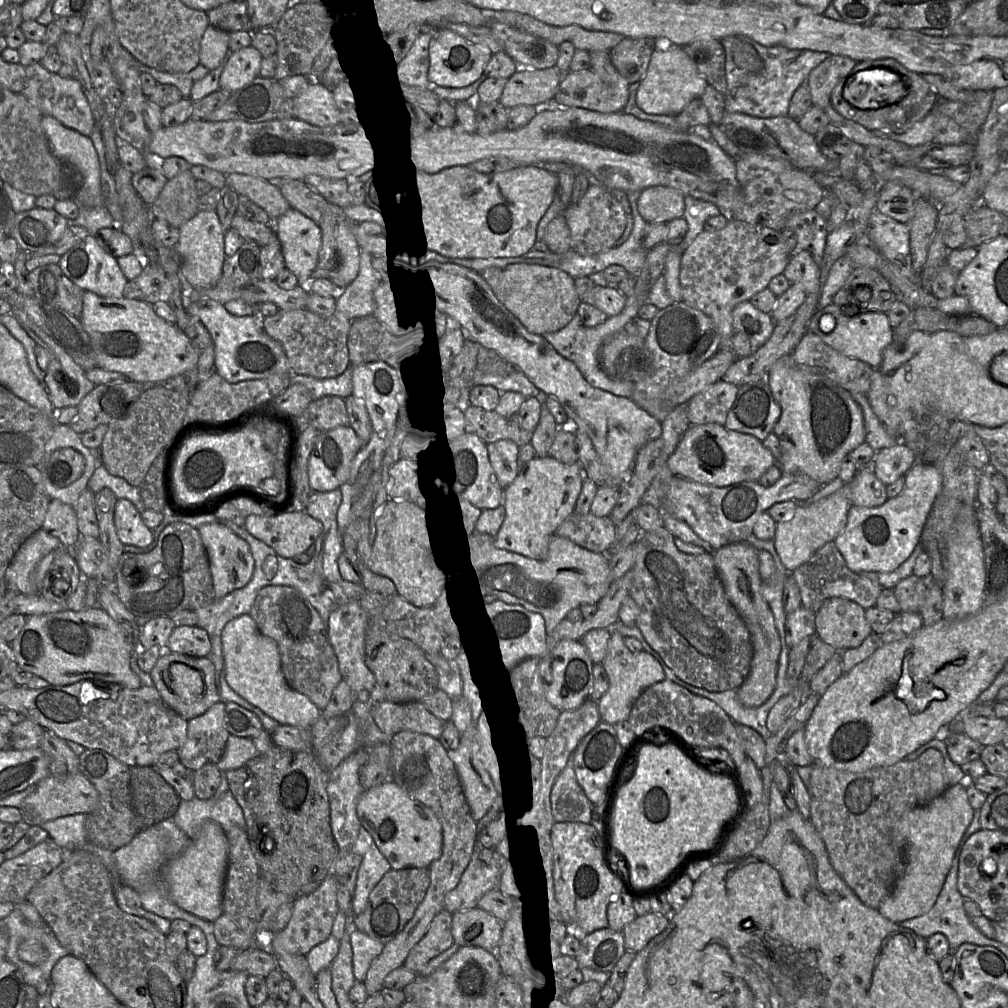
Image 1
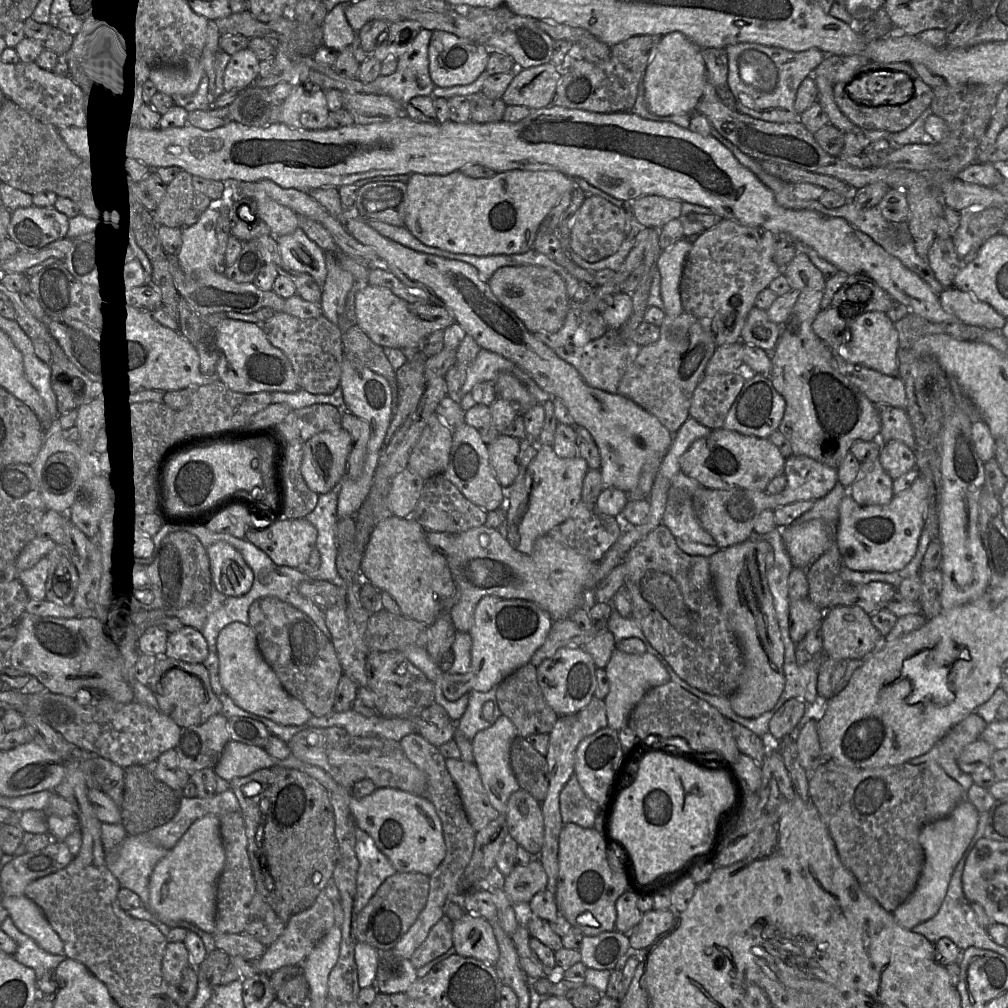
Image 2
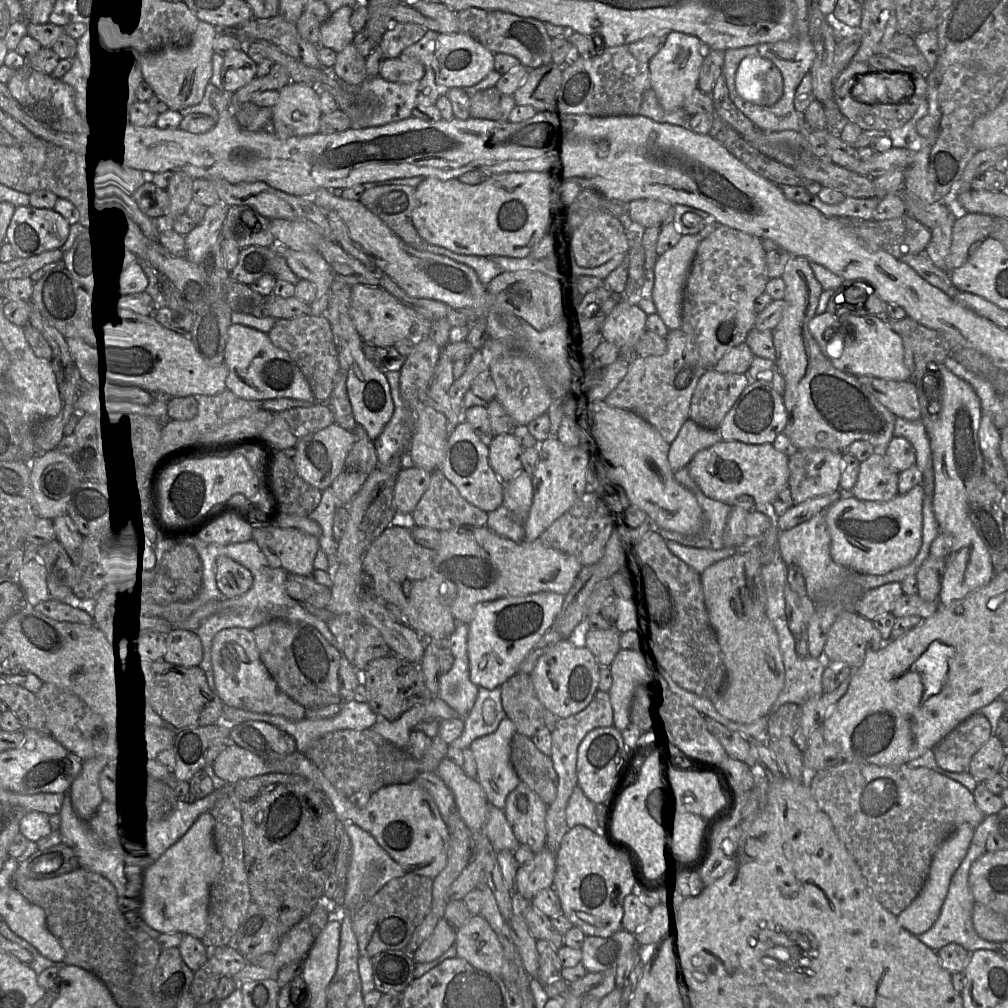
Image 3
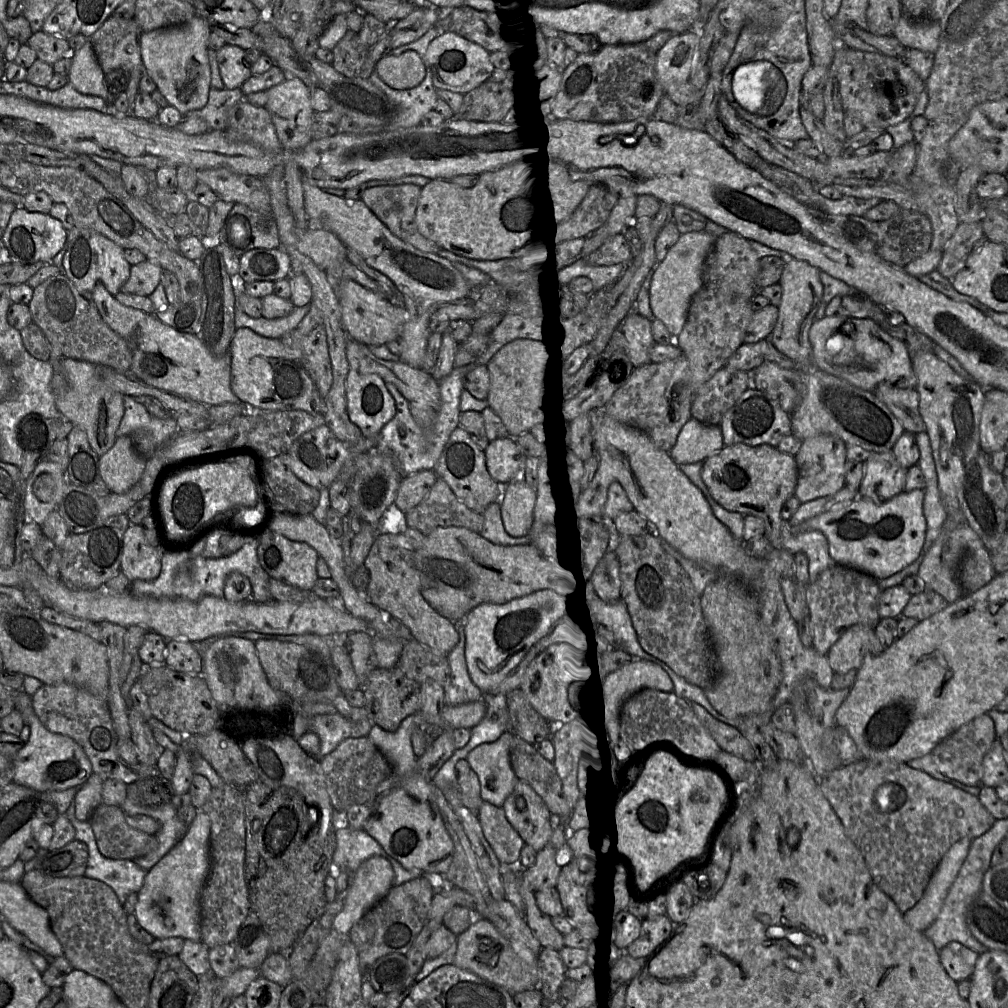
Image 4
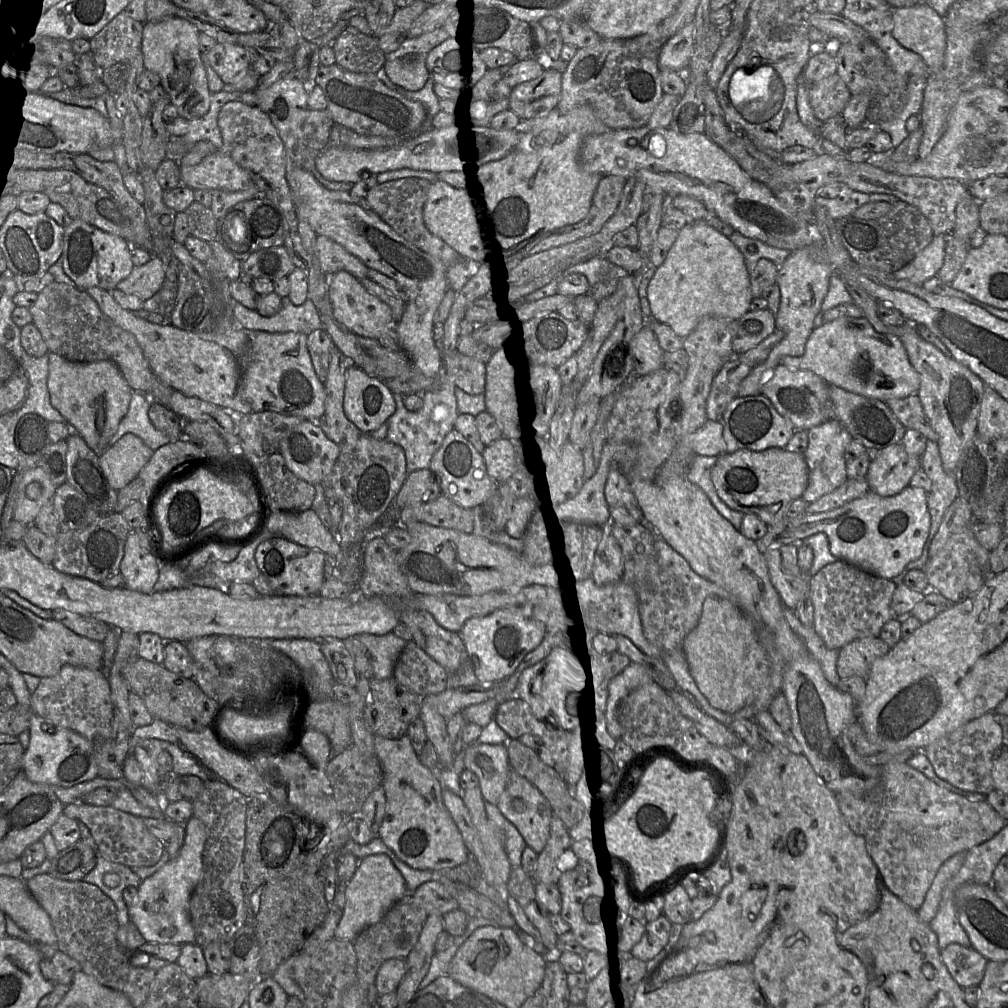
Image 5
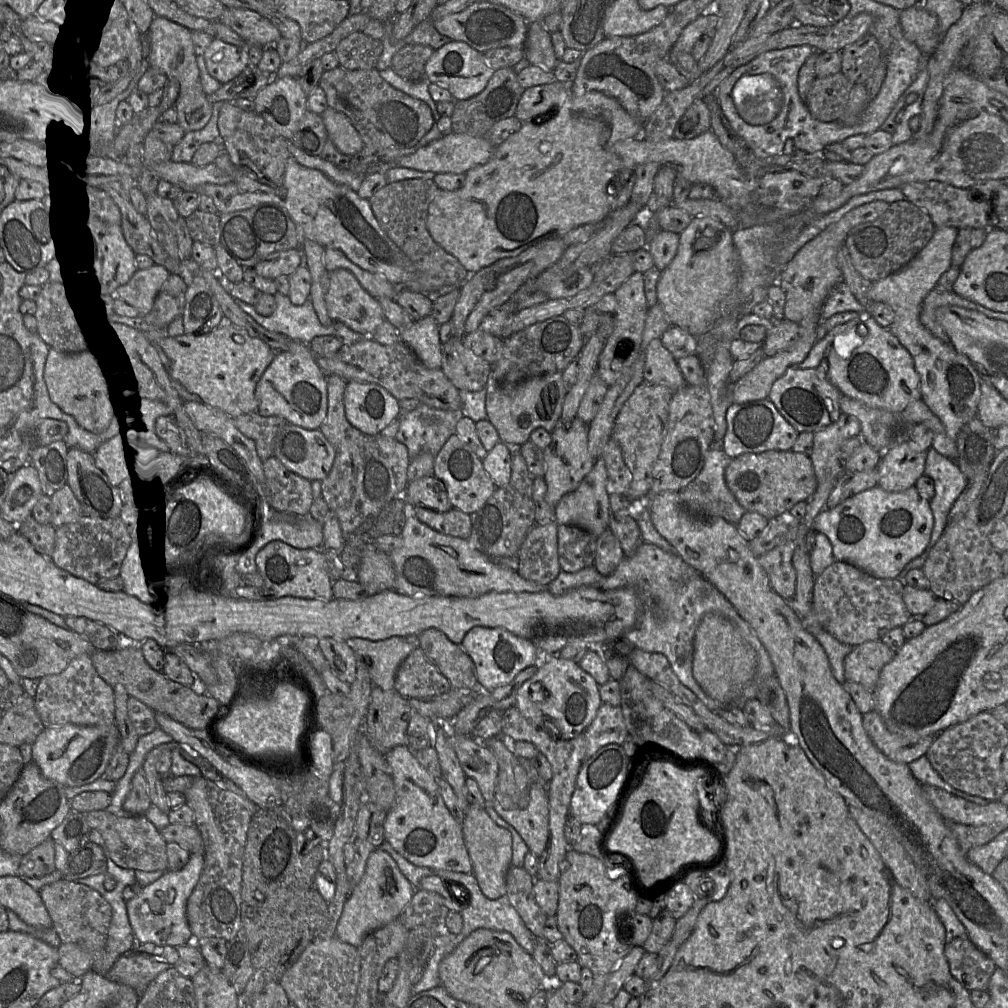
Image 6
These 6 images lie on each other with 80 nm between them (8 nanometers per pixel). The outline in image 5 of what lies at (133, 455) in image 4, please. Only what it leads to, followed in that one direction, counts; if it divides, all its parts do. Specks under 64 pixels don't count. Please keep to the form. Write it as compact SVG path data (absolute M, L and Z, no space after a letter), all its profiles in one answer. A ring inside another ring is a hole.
M127 433L99 455L99 464L110 486L119 491L138 475L153 453L141 438Z

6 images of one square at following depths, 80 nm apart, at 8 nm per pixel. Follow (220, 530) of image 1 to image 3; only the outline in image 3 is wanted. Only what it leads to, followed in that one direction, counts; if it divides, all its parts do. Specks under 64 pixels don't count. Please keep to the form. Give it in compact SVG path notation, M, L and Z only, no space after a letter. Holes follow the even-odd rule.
M220 556L216 561L216 582L226 598L240 597L252 586L251 572L229 557Z

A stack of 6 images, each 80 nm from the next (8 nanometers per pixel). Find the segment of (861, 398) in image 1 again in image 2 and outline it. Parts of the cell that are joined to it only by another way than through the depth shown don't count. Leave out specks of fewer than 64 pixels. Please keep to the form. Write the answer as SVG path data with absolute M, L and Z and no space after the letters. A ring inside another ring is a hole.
M875 403L875 405L881 418L878 441L886 443L898 440L905 443L914 452L915 437L906 411L883 403Z

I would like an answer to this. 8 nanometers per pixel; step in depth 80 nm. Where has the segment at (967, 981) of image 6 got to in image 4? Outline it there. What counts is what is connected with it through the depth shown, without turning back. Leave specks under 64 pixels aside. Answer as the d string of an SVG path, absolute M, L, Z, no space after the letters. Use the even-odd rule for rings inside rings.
M957 941L948 943L939 951L942 966L956 982L971 978L979 955Z

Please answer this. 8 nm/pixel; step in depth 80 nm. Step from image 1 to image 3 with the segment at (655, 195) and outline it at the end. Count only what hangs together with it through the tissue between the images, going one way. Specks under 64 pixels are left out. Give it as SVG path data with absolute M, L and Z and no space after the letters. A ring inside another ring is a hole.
M640 198L627 204L627 212L632 221L643 228L672 219L673 205L654 198Z

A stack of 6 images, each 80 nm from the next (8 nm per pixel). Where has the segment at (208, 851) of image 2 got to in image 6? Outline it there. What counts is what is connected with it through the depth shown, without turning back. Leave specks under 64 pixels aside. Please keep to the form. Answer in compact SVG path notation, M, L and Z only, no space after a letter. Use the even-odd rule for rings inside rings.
M190 854L188 863L179 871L164 871L155 882L144 886L140 893L126 902L128 919L138 944L179 947L193 944L187 920L187 901L204 867L204 855Z

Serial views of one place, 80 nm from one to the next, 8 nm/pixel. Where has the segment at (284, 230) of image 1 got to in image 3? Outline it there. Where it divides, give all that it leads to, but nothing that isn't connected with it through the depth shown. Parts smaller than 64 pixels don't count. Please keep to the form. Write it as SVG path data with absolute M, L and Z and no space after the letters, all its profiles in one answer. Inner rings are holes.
M284 249L284 256L296 276L311 281L316 288L316 297L310 304L310 315L324 315L328 305L329 288L334 279L334 272L329 263L318 250Z

